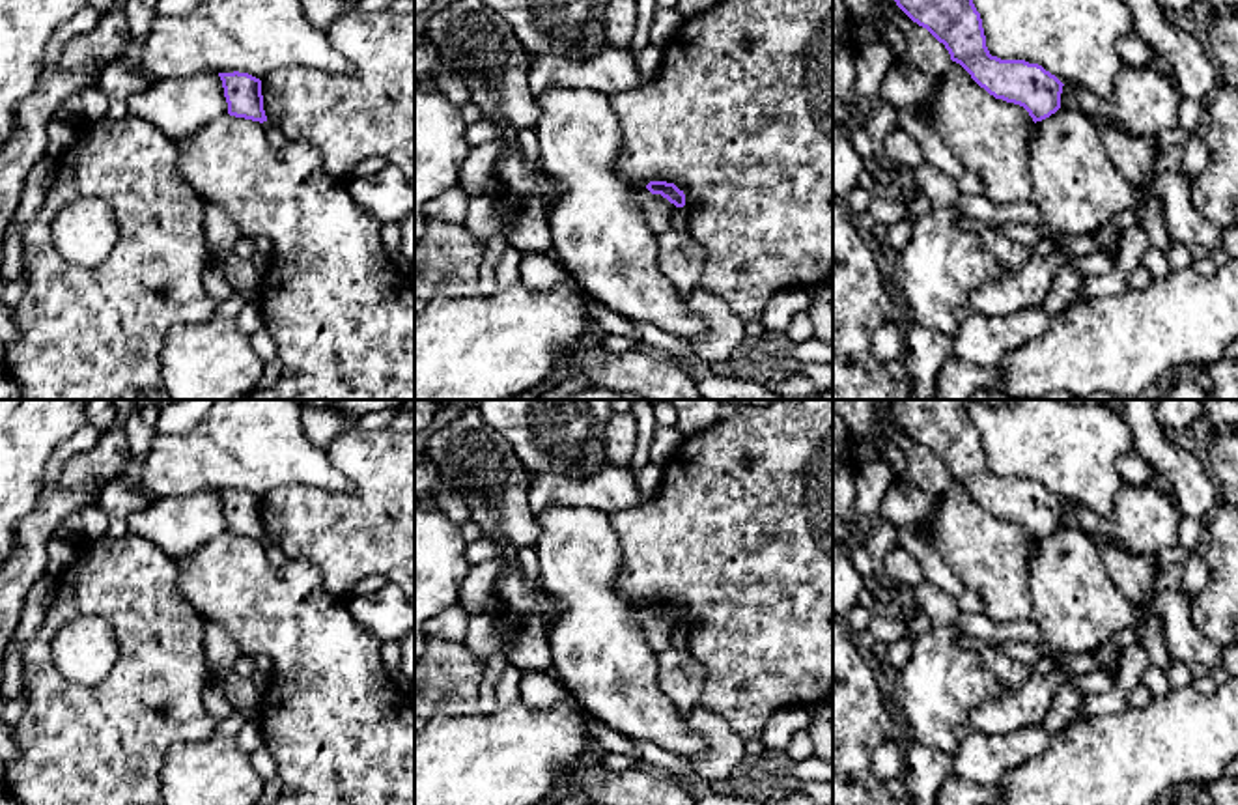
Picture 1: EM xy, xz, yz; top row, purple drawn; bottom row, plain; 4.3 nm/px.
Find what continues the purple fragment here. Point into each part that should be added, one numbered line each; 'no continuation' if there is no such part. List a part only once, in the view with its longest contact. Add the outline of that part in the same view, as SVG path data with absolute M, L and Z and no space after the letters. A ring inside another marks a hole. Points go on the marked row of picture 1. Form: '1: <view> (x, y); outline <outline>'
no continuation

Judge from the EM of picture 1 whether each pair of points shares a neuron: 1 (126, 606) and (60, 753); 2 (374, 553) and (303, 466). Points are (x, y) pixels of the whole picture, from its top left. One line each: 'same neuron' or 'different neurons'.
1: same neuron
2: different neurons

